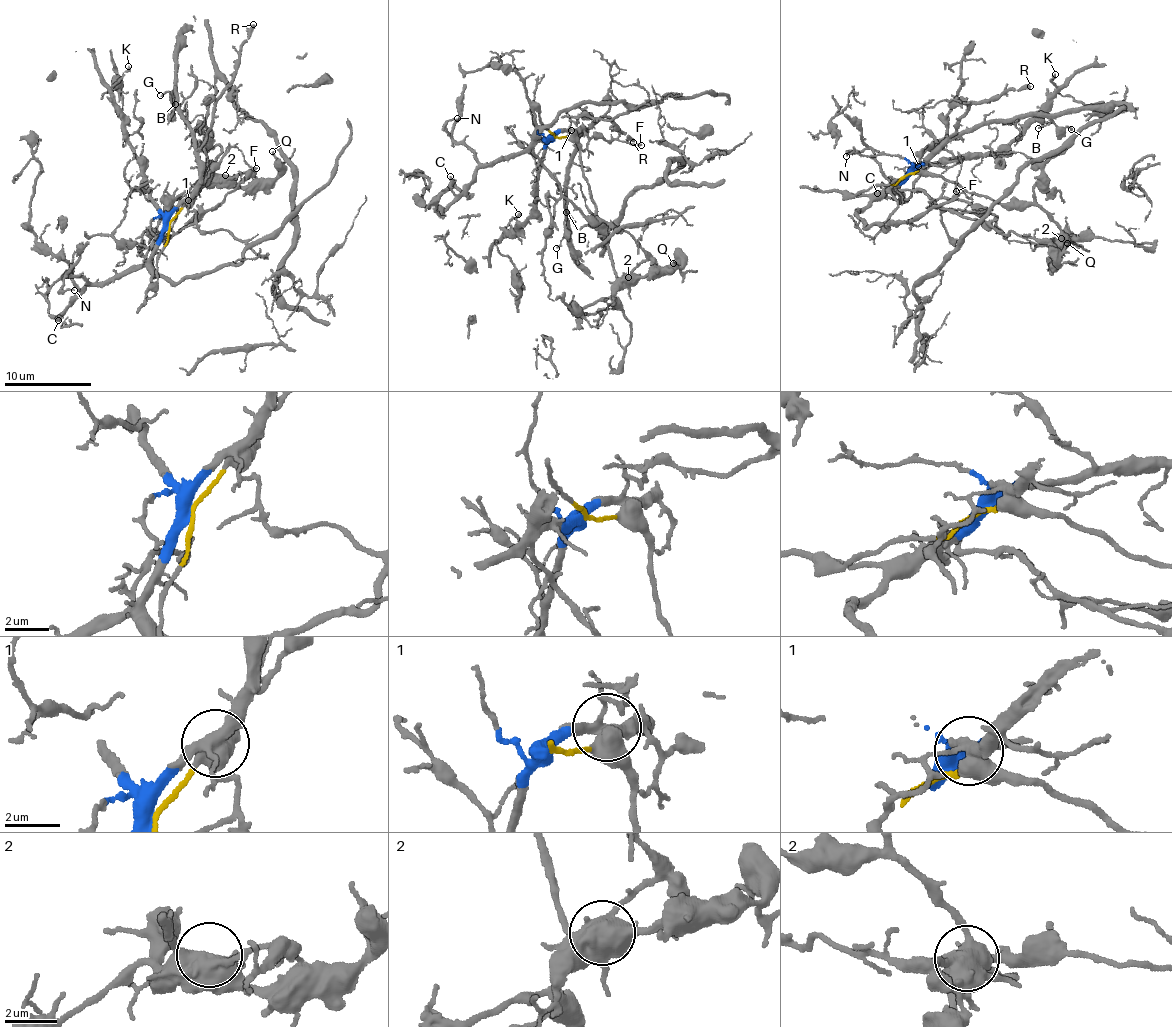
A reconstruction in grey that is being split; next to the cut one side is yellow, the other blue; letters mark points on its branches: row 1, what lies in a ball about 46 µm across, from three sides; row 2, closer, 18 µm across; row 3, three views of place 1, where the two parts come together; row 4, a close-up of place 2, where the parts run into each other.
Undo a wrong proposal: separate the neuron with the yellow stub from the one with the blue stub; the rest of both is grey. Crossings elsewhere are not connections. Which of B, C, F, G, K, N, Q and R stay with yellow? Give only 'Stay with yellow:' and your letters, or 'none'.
Stay with yellow: Q

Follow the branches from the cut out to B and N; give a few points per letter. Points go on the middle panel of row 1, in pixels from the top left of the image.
B: (552, 136), (569, 128), (580, 129), (571, 157), (565, 212)
N: (552, 136), (547, 143), (539, 141), (483, 163), (466, 145), (452, 139), (446, 124), (457, 118)

